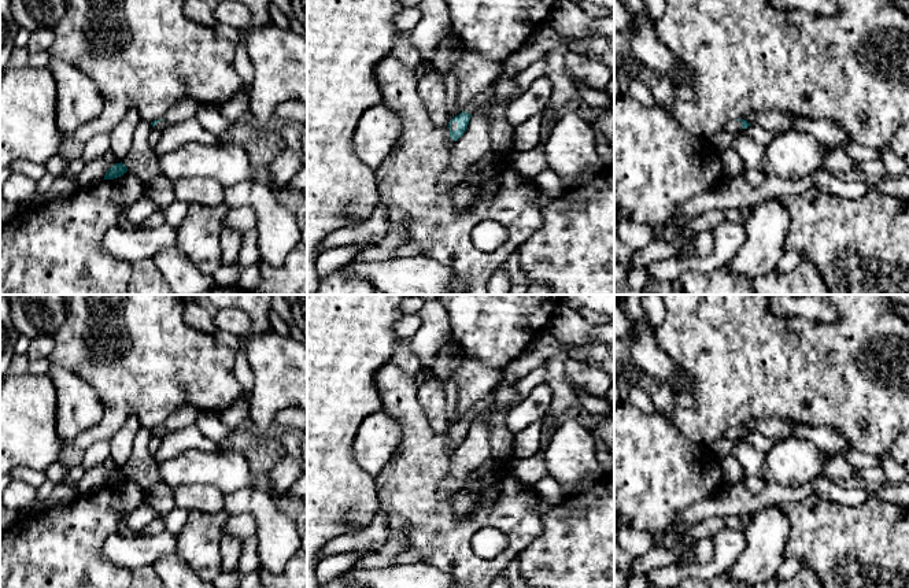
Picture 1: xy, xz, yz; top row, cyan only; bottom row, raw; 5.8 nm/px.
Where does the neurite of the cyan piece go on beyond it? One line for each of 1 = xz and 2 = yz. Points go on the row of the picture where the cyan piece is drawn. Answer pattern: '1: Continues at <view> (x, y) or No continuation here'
1: Continues at xz (544, 39)
2: Continues at yz (734, 126)

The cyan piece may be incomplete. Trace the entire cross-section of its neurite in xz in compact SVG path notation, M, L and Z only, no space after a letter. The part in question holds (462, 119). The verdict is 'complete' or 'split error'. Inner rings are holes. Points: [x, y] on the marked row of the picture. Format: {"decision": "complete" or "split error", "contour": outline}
{"decision": "split error", "contour": "M543 23L532 37L514 53L502 62L502 73L499 78L489 85L483 93L476 96L466 111L454 117L448 122L450 137L457 141L468 129L472 114L494 93L496 84L503 77L514 77L528 69L535 62L544 58L553 49L580 41L580 38L568 37L557 33L548 25Z"}

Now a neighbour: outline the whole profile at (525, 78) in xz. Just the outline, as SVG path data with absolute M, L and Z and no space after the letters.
M546 56L540 60L531 64L528 69L517 74L517 85L521 90L521 95L529 89L529 86L542 75L546 74L547 60Z

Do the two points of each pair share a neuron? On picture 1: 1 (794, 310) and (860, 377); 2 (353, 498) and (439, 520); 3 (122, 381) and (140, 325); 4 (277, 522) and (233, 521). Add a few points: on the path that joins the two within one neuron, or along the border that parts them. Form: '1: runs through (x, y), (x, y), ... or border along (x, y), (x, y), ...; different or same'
1: border along (768, 309), (776, 315), (801, 315), (831, 322); different
2: border along (373, 477), (379, 510); different
3: runs through (136, 368), (136, 339); same
4: border along (229, 511), (248, 513), (254, 518), (255, 533); different

